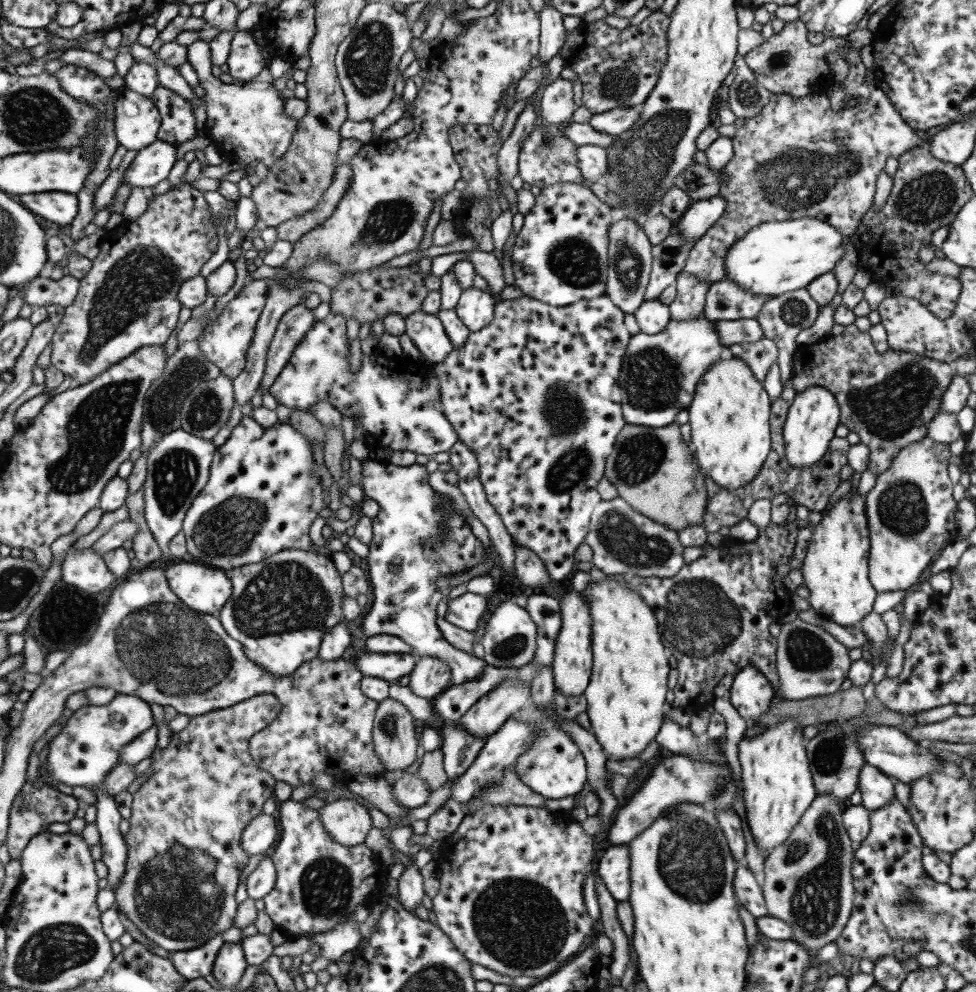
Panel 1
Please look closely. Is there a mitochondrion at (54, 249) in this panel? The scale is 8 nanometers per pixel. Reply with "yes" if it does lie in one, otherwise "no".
no

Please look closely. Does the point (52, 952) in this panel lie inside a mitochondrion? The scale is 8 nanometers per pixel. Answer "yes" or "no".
yes

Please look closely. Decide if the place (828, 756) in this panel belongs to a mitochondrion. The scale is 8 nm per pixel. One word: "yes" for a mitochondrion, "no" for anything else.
yes

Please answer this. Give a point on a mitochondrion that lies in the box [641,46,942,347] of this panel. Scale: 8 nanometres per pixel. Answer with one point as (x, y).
(790, 179)

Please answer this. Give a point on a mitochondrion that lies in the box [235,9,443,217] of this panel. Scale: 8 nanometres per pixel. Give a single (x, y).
(366, 63)

